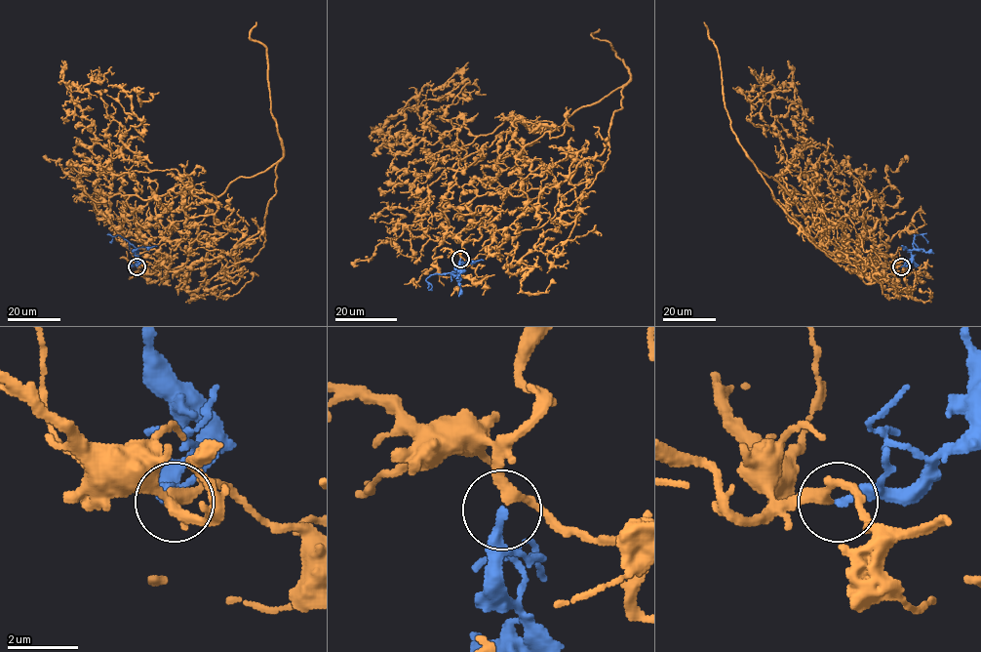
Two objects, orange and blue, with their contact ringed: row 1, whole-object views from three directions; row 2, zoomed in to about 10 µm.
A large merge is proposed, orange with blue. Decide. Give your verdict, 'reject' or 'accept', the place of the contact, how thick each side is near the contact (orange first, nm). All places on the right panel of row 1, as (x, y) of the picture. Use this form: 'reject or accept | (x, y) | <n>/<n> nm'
accept | (901, 266) | 280/220 nm

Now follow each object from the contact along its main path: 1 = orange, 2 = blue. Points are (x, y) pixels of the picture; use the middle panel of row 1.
1: (460, 259), (560, 183), (516, 158), (515, 117), (431, 144), (378, 134), (434, 83)
2: (460, 259), (462, 269), (458, 266), (457, 273), (431, 274), (426, 279), (431, 285), (428, 290)

